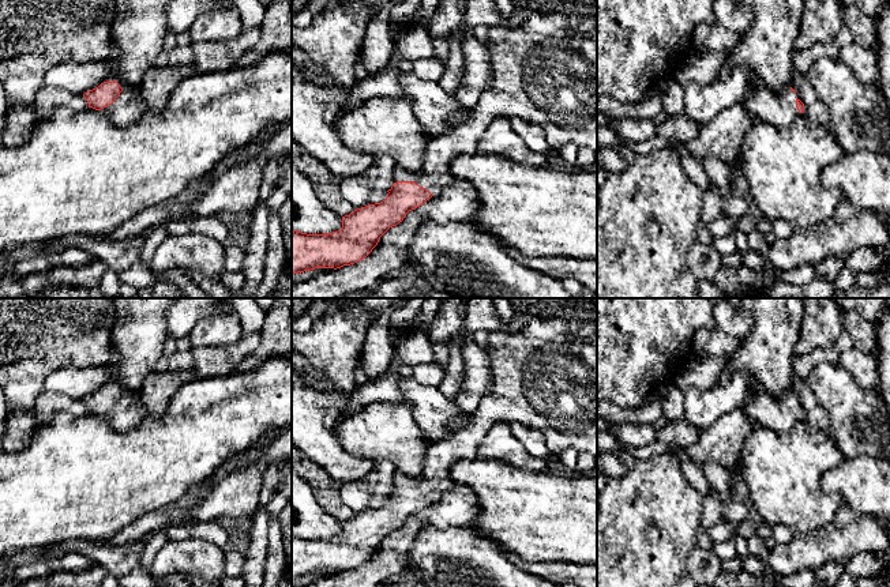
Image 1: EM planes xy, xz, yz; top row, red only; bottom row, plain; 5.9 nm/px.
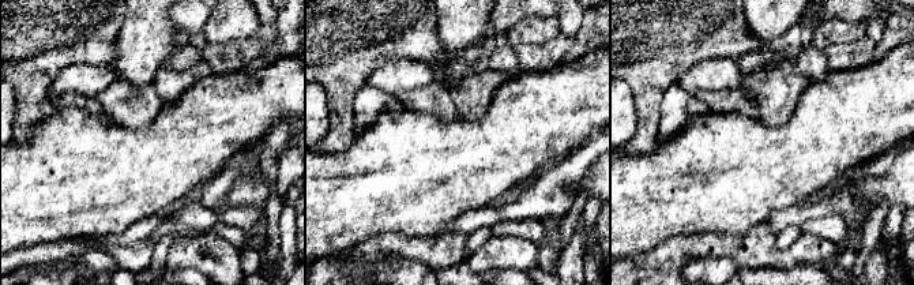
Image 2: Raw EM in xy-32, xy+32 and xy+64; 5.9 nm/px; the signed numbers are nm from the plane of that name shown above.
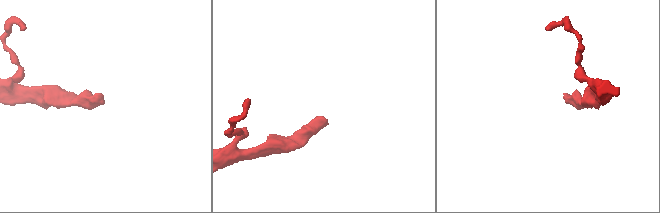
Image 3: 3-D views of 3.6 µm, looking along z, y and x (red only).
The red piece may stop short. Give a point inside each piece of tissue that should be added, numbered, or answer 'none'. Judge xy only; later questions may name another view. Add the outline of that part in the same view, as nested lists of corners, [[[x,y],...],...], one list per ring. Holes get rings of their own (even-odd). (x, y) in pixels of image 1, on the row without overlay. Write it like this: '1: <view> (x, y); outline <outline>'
1: xy (128, 411); outline [[[132,391],[120,398],[116,406],[101,414],[116,430],[127,432],[144,419],[146,410],[139,400],[139,392]]]

